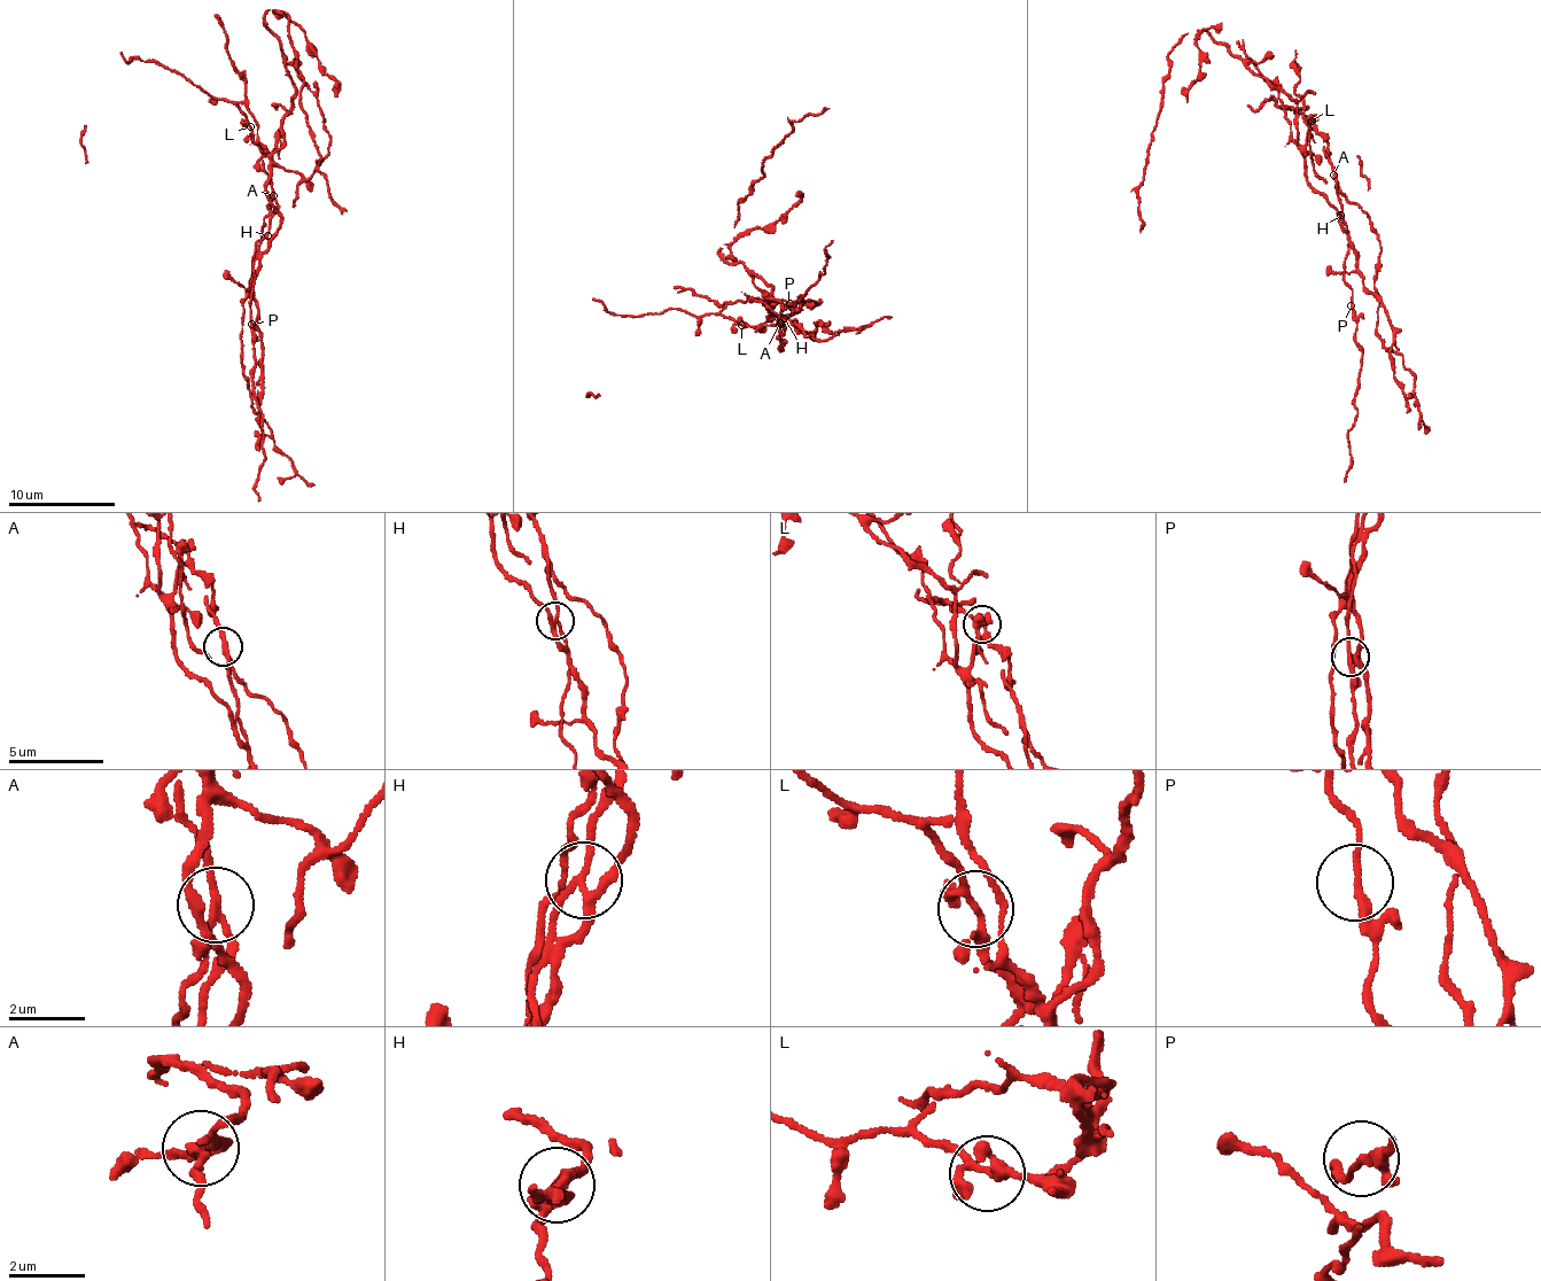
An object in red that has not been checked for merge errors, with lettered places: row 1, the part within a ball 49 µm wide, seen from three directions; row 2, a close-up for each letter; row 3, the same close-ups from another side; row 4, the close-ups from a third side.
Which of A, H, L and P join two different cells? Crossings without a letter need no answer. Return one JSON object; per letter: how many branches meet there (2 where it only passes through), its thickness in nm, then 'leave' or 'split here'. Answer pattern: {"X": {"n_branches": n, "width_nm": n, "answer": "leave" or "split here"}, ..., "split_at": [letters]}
{"A": {"n_branches": 2, "width_nm": 200, "answer": "split here"}, "H": {"n_branches": 4, "width_nm": 190, "answer": "split here"}, "L": {"n_branches": 4, "width_nm": 200, "answer": "leave"}, "P": {"n_branches": 2, "width_nm": 200, "answer": "leave"}, "split_at": ["A", "H"]}

